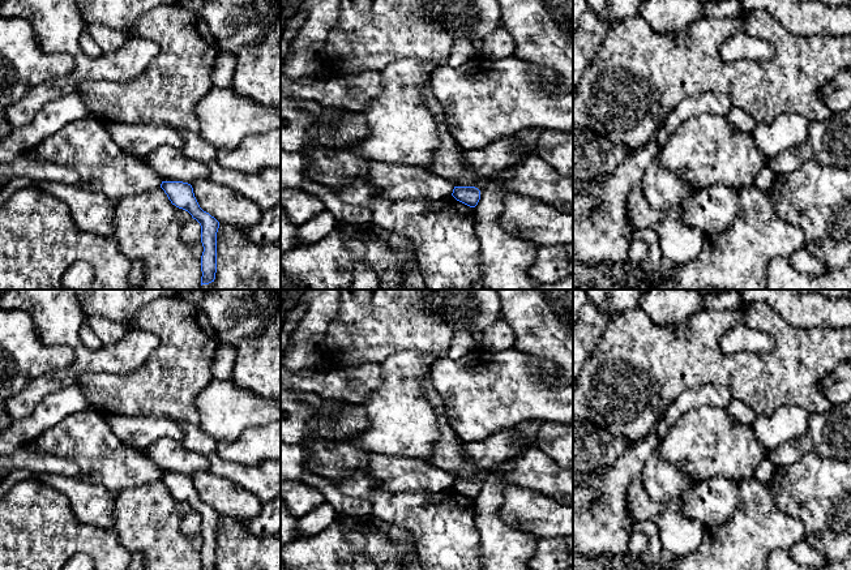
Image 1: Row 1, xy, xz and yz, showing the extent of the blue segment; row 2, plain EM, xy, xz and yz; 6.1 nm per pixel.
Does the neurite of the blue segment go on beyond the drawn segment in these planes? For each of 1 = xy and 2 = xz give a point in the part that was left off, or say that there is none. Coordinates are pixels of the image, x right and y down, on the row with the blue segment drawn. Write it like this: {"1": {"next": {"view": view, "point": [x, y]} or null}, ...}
{"1": {"next": null}, "2": {"next": null}}

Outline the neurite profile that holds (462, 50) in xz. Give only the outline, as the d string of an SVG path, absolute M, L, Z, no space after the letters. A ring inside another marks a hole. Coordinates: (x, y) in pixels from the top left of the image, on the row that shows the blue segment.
M456 37L453 39L452 51L446 64L452 68L459 67L461 64L476 56L476 48L478 44L472 43L471 40Z

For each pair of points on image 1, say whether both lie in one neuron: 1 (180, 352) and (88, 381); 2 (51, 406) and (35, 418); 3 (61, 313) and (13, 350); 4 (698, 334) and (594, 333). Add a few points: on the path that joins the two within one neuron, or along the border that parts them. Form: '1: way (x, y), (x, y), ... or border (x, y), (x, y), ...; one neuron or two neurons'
1: way (157, 376), (148, 385), (111, 385); one neuron
2: way (48, 410), (39, 418); one neuron
3: border (16, 309), (31, 318), (43, 342), (64, 346); two neurons
4: border (615, 317), (607, 326), (602, 341), (586, 359); two neurons

